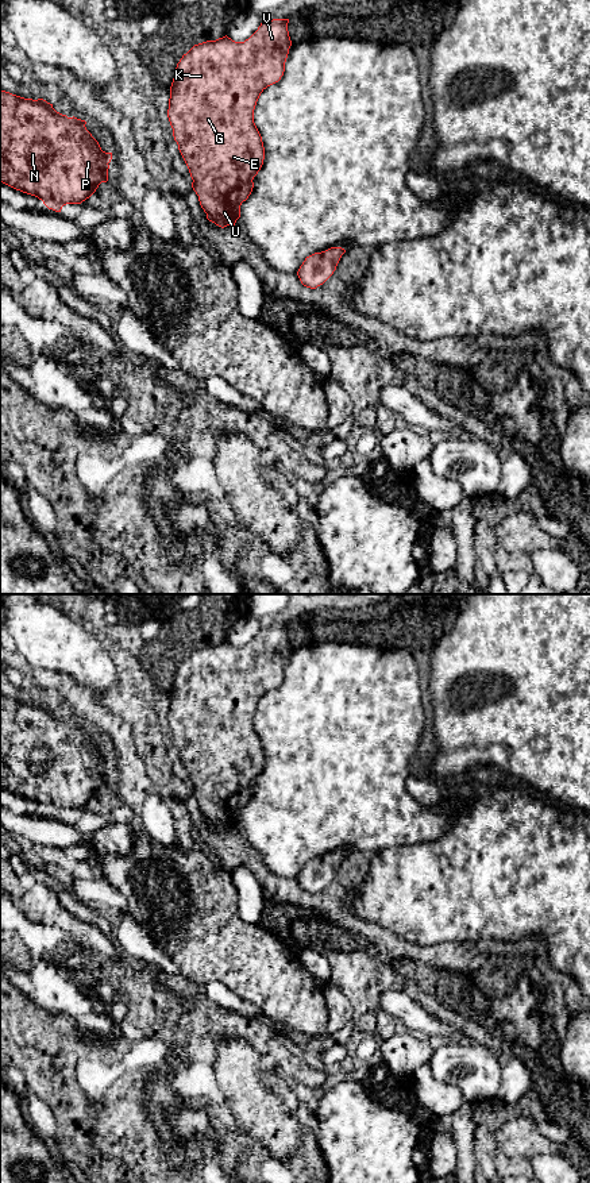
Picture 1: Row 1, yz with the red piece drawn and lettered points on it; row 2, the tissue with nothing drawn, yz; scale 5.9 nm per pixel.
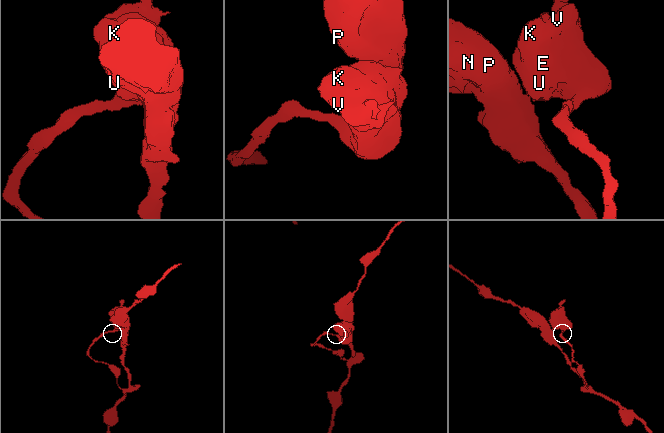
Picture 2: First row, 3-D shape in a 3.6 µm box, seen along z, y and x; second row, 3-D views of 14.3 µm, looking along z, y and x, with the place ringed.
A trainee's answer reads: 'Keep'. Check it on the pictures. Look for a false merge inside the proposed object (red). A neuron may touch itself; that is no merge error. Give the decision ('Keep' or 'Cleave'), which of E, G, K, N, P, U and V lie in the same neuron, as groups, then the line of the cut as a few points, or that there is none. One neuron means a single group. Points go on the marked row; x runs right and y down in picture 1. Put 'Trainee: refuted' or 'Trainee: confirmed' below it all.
Keep. Groups: E G K N P U V. No split
Trainee: confirmed

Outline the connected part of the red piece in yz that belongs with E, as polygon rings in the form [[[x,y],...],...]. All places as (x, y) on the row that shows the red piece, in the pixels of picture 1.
[[[273,19],[261,23],[258,30],[244,42],[235,42],[227,35],[216,41],[194,45],[177,63],[170,86],[167,117],[174,140],[193,180],[192,188],[207,219],[224,228],[235,226],[240,217],[240,205],[254,188],[254,177],[265,159],[262,136],[254,123],[254,109],[261,93],[278,82],[285,72],[285,62],[292,46],[288,31],[289,19]]]

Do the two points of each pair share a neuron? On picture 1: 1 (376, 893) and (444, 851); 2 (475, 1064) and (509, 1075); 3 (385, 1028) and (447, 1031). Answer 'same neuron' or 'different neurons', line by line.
1: same neuron
2: different neurons
3: different neurons

